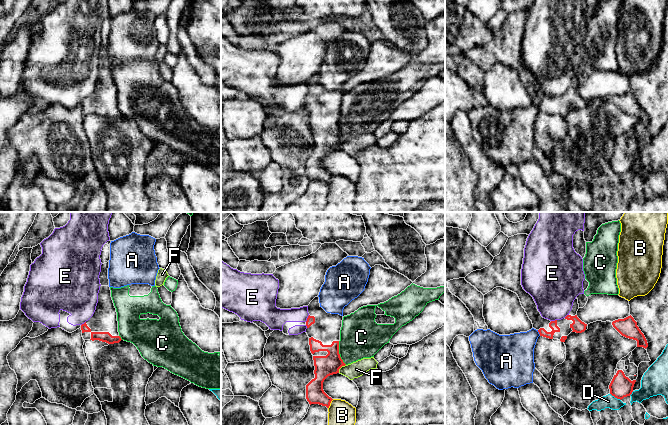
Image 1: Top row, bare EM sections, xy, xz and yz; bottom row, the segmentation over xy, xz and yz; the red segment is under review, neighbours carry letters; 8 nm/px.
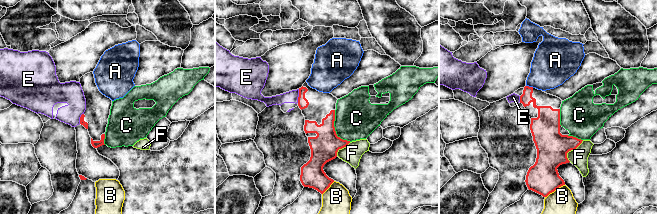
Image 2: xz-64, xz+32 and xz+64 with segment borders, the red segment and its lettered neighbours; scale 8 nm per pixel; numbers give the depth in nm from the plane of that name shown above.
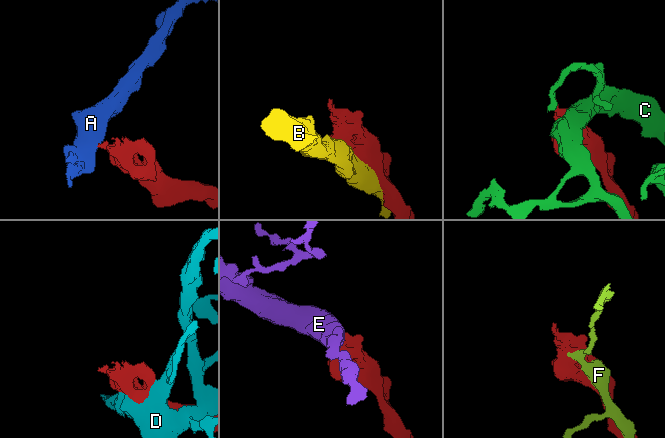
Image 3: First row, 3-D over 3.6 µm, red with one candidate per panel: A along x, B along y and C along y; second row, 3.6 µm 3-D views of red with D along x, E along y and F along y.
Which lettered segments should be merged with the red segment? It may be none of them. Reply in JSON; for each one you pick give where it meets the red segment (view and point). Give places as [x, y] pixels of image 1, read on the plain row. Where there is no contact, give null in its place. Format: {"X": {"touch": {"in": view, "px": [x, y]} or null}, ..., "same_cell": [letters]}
{"same_cell": []}

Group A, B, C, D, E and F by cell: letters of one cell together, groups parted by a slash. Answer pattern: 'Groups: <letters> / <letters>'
Groups: A / B / C / D / E / F

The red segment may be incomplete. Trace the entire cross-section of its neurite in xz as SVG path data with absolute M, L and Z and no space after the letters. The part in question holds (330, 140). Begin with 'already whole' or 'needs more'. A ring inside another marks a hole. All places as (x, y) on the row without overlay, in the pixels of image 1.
needs more; M318 72L308 81L308 89L306 109L313 130L315 154L306 161L306 175L310 181L319 180L329 184L333 175L324 168L323 158L346 141L339 130L343 92L327 89L320 82Z

